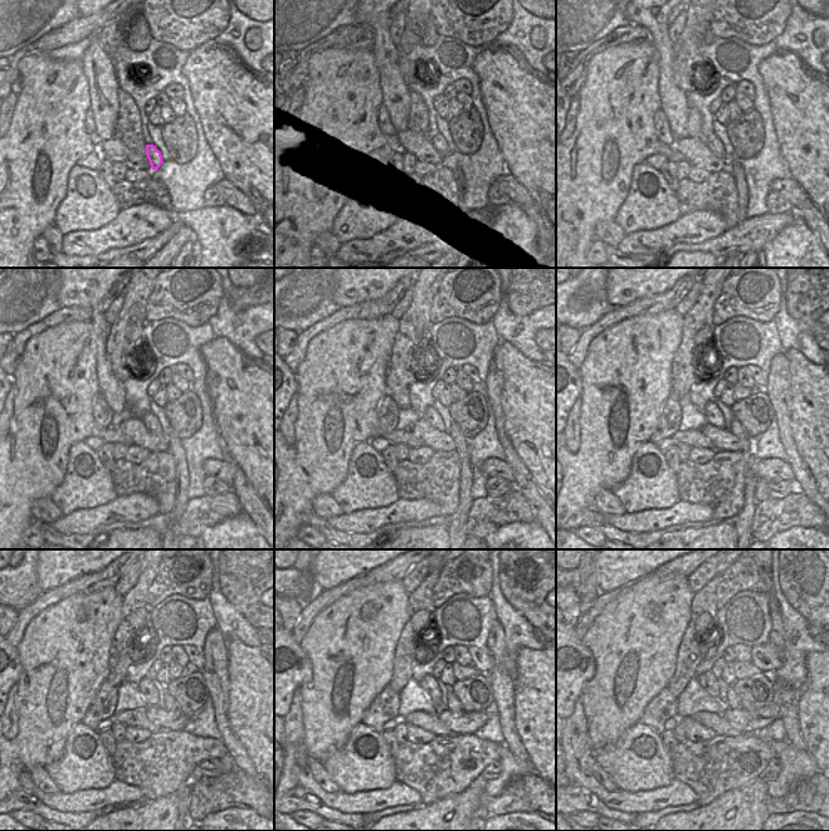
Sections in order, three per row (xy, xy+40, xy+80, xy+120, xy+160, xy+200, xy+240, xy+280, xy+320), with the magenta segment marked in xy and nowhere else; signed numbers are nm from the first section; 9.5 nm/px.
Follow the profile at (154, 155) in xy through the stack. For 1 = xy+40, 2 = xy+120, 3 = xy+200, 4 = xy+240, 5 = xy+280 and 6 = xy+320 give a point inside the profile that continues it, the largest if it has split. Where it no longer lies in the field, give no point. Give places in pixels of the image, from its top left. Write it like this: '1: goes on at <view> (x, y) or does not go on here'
1: goes on at xy+40 (437, 146)
2: goes on at xy+120 (150, 420)
3: goes on at xy+200 (712, 412)
4: goes on at xy+240 (146, 685)
5: goes on at xy+280 (428, 683)
6: goes on at xy+320 (708, 680)

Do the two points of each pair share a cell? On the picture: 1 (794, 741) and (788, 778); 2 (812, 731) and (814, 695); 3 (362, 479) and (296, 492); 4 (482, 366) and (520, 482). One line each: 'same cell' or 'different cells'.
1: different cells
2: same cell
3: different cells
4: different cells

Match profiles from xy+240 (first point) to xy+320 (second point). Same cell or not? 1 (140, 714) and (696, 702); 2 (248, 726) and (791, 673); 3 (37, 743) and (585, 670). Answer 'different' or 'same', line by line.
1: different
2: different
3: different

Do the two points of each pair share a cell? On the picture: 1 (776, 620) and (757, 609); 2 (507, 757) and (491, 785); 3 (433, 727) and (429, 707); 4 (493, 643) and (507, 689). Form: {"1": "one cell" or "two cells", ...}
{"1": "two cells", "2": "one cell", "3": "two cells", "4": "one cell"}

